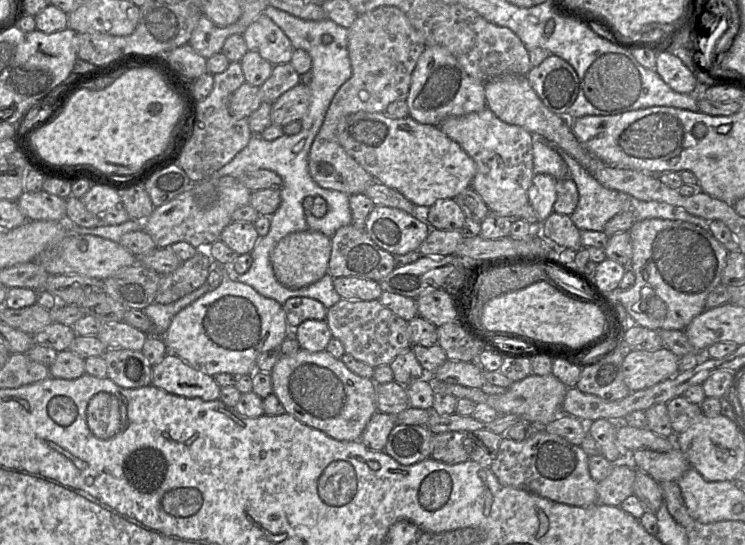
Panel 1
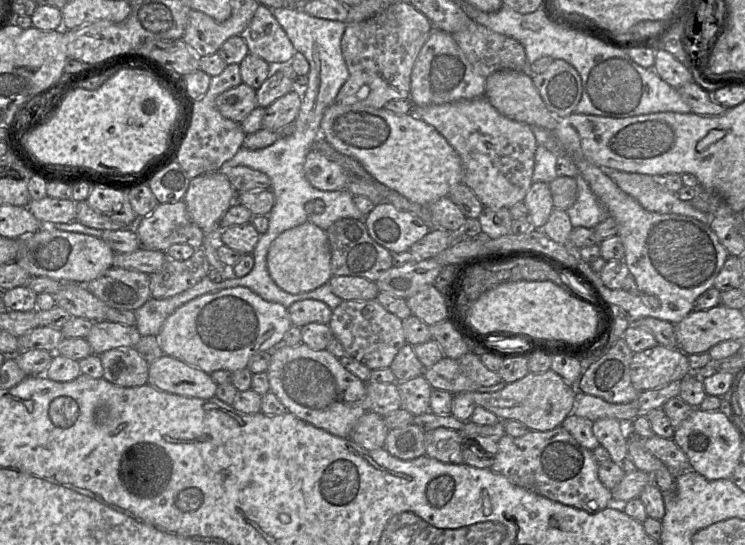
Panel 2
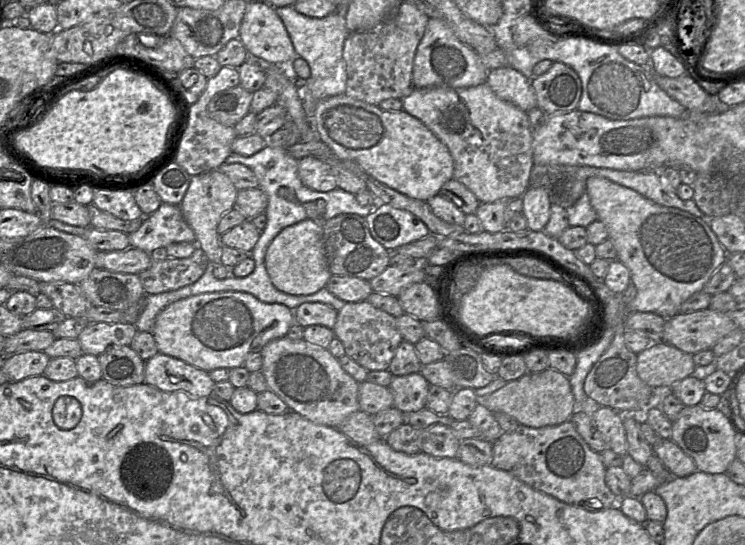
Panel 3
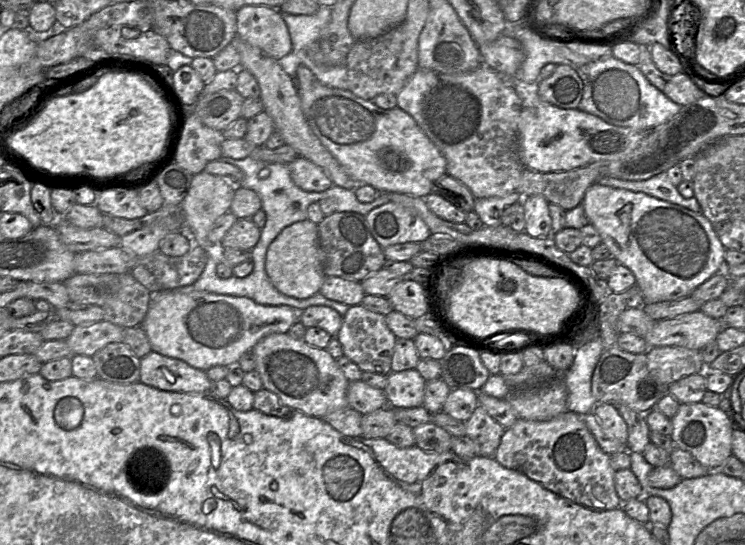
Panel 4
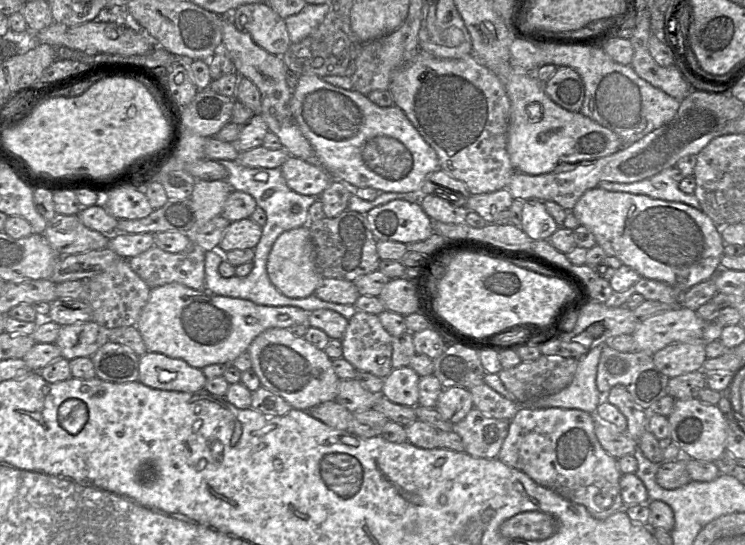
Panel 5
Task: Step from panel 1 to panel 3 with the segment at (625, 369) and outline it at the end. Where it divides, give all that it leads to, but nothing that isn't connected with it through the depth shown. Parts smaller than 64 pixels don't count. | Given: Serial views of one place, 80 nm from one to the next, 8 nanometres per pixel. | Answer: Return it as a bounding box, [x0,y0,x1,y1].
[637,342,696,390]

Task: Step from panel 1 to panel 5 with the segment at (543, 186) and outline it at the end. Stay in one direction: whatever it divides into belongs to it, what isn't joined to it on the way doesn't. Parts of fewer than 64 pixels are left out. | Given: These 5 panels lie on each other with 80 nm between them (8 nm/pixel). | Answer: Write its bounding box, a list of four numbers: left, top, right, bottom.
[521,200,559,240]

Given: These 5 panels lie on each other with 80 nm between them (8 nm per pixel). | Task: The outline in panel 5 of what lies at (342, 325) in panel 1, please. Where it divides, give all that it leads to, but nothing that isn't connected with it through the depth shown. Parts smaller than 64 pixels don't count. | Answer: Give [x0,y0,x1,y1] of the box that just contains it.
[341,311,392,378]

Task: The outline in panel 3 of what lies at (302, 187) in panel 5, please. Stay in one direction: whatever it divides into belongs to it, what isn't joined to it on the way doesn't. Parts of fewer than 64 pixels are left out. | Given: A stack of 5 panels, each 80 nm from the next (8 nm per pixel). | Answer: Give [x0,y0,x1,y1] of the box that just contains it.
[298,156,337,192]

